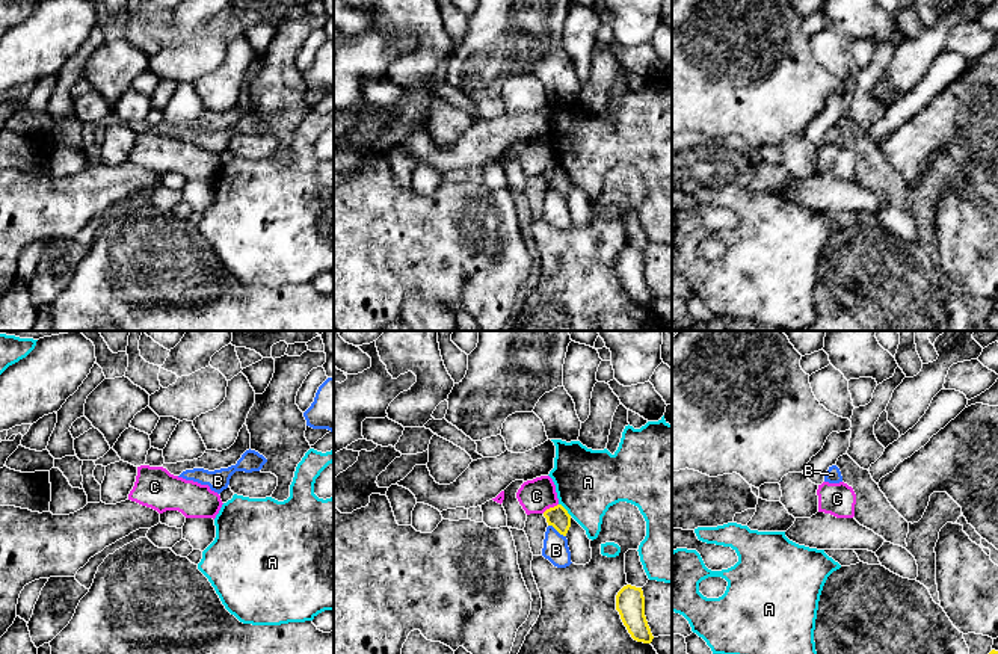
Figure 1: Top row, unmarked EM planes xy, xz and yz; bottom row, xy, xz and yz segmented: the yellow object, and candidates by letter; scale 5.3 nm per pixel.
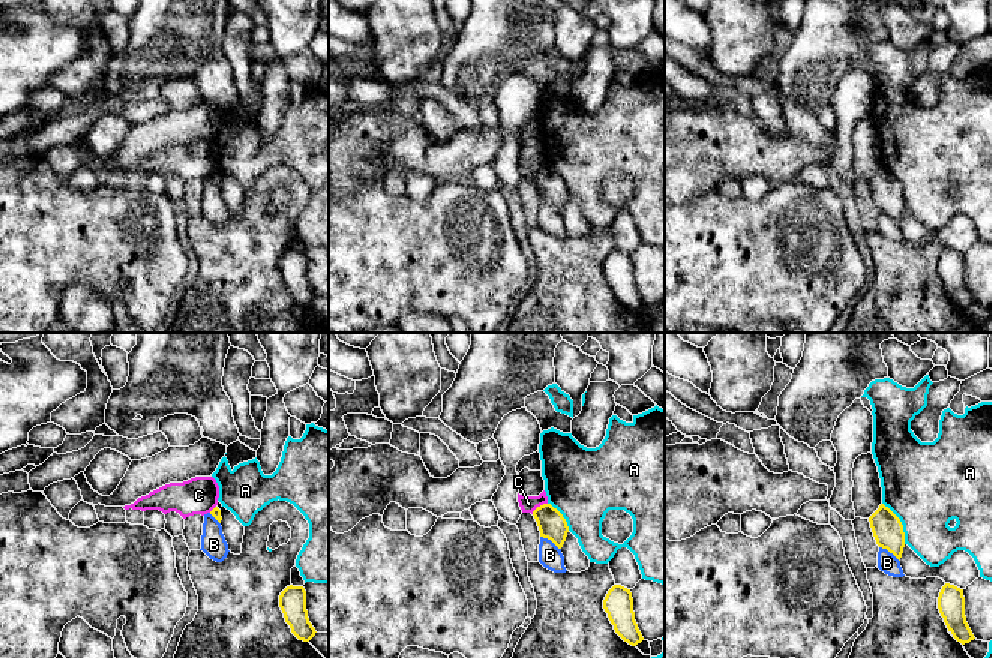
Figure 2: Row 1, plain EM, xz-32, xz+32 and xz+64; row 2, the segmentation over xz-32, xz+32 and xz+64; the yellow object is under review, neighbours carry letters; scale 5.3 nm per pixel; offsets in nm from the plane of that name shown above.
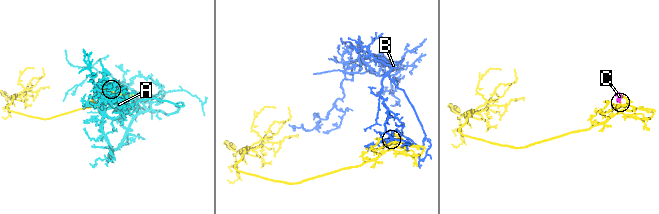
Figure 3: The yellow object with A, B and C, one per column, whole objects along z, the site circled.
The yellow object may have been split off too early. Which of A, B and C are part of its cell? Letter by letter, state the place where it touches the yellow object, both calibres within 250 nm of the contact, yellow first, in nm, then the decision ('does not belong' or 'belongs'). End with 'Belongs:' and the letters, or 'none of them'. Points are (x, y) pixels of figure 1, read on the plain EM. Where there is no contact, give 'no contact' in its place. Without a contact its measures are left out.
A: meets yellow in xz at (565, 171); 120 nm thick on the yellow side, 360 nm on the other; does not belong
B: meets yellow in xz at (557, 192); 120 nm thick on the yellow side, 140 nm on the other; does not belong
C: meets yellow in xz at (550, 169); 120 nm thick on the yellow side, 180 nm on the other; does not belong
Belongs: none of them

